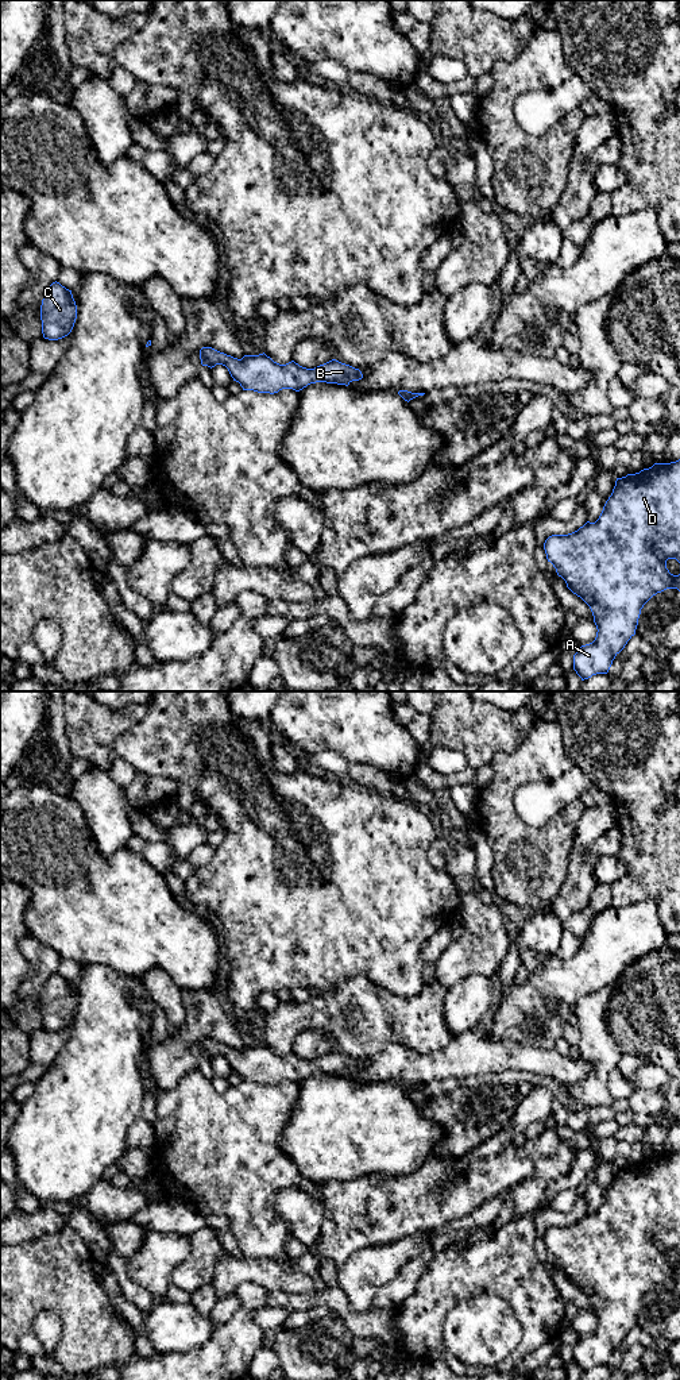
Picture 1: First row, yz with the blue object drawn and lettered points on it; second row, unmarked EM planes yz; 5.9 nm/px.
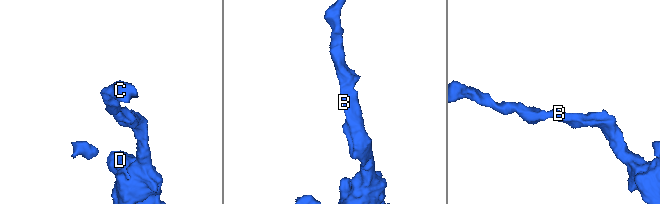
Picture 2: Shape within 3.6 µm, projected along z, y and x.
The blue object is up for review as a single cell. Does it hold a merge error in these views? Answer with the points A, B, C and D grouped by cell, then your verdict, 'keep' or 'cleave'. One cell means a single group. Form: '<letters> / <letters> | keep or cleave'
A B C D | keep

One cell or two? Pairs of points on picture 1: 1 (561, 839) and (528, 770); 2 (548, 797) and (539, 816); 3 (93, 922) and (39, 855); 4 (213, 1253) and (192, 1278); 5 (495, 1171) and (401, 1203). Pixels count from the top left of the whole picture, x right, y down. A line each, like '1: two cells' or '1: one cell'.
1: one cell
2: one cell
3: one cell
4: one cell
5: one cell

